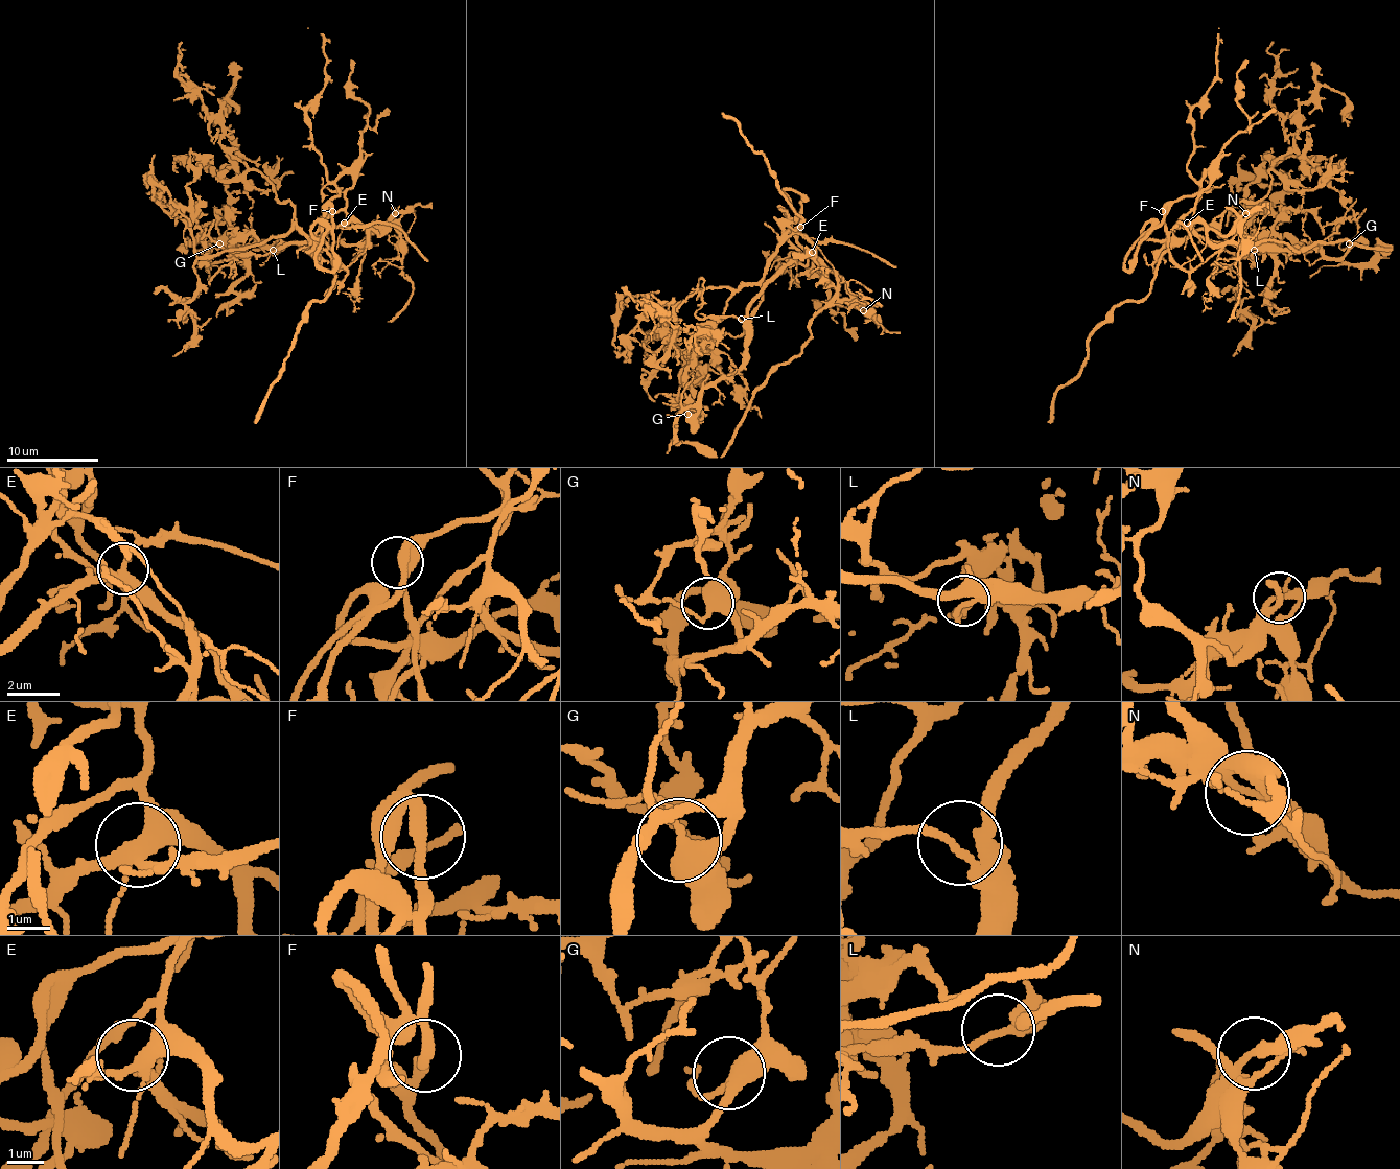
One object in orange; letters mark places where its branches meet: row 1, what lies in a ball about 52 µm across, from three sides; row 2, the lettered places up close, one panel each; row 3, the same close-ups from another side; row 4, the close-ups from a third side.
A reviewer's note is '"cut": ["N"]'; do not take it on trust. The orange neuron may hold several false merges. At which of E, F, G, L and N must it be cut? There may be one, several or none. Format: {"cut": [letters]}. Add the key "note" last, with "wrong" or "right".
{"cut": ["N"], "note": "right"}

